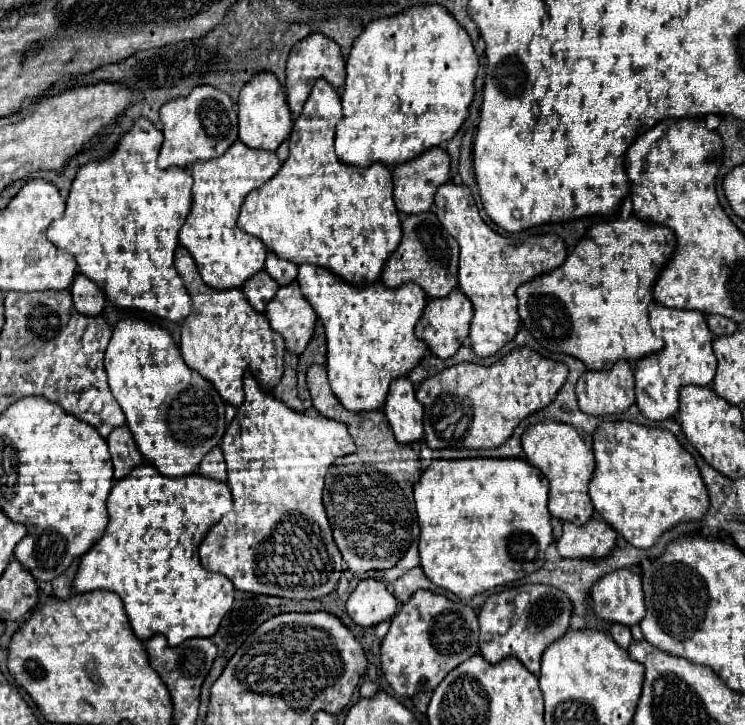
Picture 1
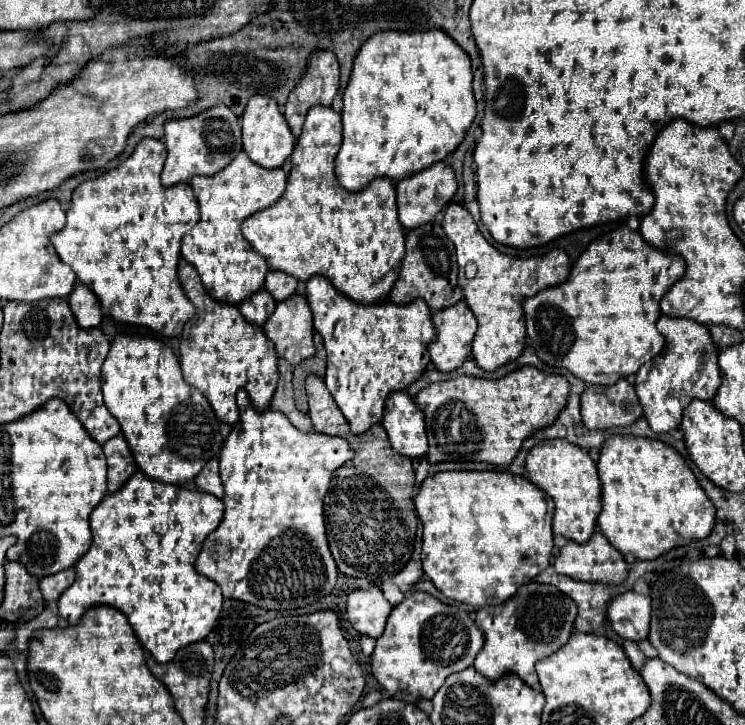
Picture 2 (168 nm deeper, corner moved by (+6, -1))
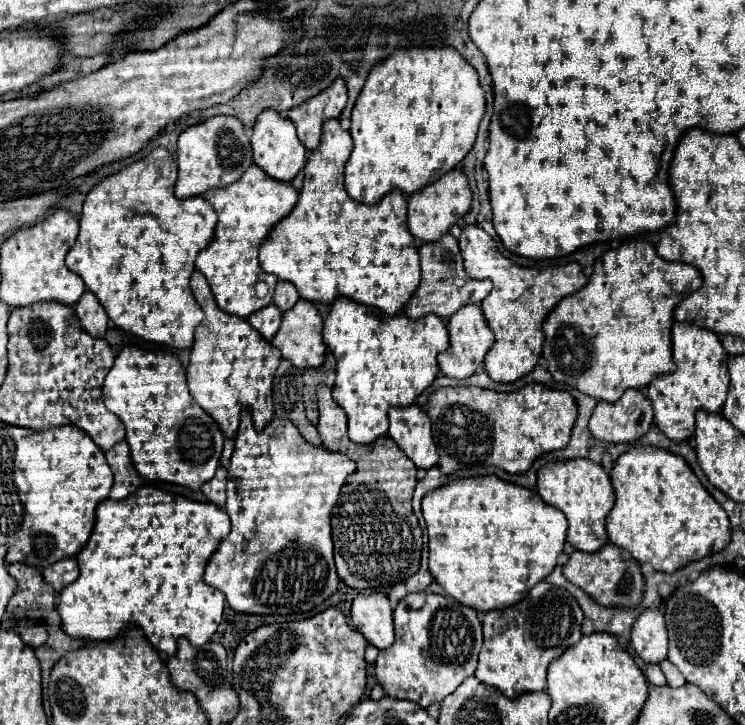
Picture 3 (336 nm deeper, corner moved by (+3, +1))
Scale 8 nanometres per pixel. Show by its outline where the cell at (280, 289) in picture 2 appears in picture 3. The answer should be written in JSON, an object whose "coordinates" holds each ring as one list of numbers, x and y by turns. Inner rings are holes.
{"coordinates":[[278,281,276,283,276,291,274,291,274,303,280,307,280,311,288,311,288,307,294,307,294,303,300,299,296,287,292,287,292,283,286,281]]}

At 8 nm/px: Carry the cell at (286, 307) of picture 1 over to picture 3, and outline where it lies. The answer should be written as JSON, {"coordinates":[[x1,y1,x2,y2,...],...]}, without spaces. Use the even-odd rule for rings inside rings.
{"coordinates":[[306,301,298,303,282,315,282,325,272,339,272,345,280,349,282,357,296,367,320,367,324,363,326,345,322,341,322,315]]}

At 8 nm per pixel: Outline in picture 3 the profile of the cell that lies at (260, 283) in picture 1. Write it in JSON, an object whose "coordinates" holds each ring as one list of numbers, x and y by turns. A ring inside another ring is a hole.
{"coordinates":[[270,303,270,305,262,307,260,311,256,311,256,315,250,315,248,323,256,331,260,331,260,335,264,335,264,339,270,341,280,327,280,315,282,315,282,311,274,303]]}

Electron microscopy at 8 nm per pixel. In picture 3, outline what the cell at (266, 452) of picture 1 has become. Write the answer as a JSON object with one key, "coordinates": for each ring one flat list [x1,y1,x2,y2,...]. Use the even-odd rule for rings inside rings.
{"coordinates":[[244,409,228,465,228,499,224,509,230,515,232,529,208,559,204,573,206,583,222,591,234,611,244,613,302,613,326,601,336,593,340,581,332,555,330,515,346,477,354,471,356,463,352,459,340,451,310,445,290,419,272,419,262,431,258,431,250,411]]}

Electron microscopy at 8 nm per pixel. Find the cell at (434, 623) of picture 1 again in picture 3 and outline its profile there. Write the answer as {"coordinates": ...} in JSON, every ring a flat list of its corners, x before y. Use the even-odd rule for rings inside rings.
{"coordinates":[[408,593,394,609,396,641,376,659,376,677,386,695,408,699,420,707,442,701,476,671,482,649,482,623,478,613,450,597,436,593]]}

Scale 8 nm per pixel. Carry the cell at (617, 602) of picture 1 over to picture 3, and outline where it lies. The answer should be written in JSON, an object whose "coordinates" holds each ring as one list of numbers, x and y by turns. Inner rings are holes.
{"coordinates":[[644,609,632,623,630,641,636,653,650,663,666,659,668,635,664,625,664,615,658,609]]}

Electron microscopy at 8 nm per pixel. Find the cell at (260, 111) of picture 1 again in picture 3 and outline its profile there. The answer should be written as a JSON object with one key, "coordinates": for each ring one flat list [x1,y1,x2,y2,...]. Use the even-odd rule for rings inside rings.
{"coordinates":[[264,109,258,115,254,129,252,129,252,153,254,153,254,163,264,173,268,173,270,177,278,181,292,181,306,163,306,149,298,141,294,123,282,117,280,113,276,113,274,109]]}

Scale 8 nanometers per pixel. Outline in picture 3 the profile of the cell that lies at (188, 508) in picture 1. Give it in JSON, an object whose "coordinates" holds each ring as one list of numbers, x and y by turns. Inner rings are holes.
{"coordinates":[[142,485,122,501,106,499,96,509,94,531,80,555,76,557,80,577,62,589,62,629,70,637,110,639,128,625,142,627,146,639,156,651,172,657,178,639,184,637,190,645,204,645,216,633,222,611,224,593,204,583,204,567,216,549,218,541,230,531,228,513,214,503,200,503,182,495,170,495,154,485]]}

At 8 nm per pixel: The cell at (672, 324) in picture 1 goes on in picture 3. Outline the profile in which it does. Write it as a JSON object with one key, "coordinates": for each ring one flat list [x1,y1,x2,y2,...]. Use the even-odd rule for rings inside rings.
{"coordinates":[[692,323,672,325,674,347,674,373,658,375,646,387,646,397,654,409,654,423,672,441,684,441,694,435,694,413,698,409,720,411,728,393,728,355,720,347,720,337,704,327]]}

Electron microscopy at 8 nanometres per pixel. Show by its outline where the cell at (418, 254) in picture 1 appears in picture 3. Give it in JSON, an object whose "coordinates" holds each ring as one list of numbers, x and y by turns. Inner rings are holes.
{"coordinates":[[450,233,442,235,438,241,422,243,418,247,418,253,420,253,420,265,422,265,422,279,420,279,418,289,414,291,414,295,404,307,404,313,410,319,418,319,420,315,428,315,428,313,436,313,442,319,448,319,452,313,456,313,464,305,470,305,470,303,478,305,492,289,490,281,474,281,466,275,458,241]]}

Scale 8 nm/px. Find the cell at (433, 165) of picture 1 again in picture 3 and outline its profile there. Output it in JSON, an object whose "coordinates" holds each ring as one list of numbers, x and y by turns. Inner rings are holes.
{"coordinates":[[454,167,442,175,436,183,430,183,422,191,408,197,408,229,420,241,436,241,440,235,448,233,450,225,462,225,462,217,468,213,472,203,472,193,468,179,460,167]]}

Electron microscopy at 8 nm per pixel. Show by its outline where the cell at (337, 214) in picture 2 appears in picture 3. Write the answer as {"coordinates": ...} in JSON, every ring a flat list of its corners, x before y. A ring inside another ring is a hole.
{"coordinates":[[324,121,320,145,310,151,304,165,304,187,298,195,298,203,290,215,272,227,270,235,260,245,260,265,266,273,274,273,278,279,294,283,302,299,332,303,332,299,344,295,356,299,356,303,378,307,386,315,396,315,408,301,408,295,416,291,416,283,420,283,418,245,406,227,406,197,402,191,394,189,374,205,354,201,344,187,344,163,350,151,352,139,340,121]]}

